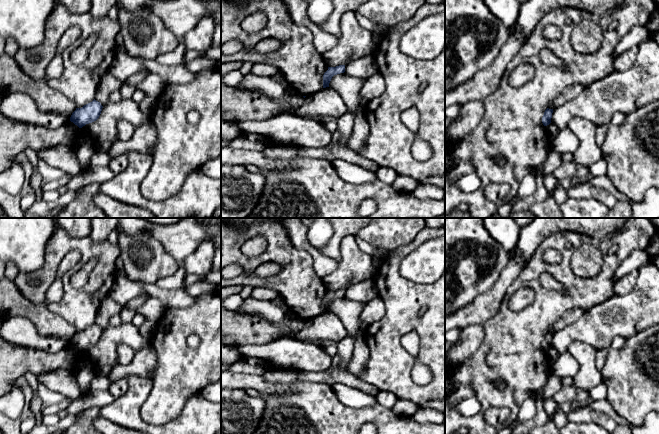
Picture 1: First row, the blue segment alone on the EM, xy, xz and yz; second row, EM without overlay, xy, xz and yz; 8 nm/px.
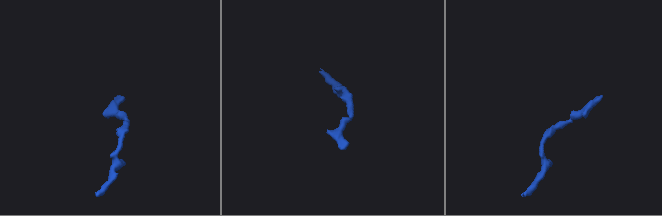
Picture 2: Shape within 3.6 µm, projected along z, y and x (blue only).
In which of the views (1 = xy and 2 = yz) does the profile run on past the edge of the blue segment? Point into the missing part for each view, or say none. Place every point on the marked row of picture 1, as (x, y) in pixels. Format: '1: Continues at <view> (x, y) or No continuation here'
1: No continuation here
2: No continuation here

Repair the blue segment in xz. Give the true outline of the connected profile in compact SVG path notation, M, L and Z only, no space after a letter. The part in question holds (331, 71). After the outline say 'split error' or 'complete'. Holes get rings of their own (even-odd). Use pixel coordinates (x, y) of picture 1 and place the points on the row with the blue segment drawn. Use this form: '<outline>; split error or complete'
M345 65L328 67L328 70L323 75L323 88L329 87L329 83L334 75L344 72L345 72Z; complete

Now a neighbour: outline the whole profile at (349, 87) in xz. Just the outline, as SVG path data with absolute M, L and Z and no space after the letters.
M345 73L334 75L329 83L329 87L337 91L344 100L347 110L355 113L352 133L347 141L347 146L358 153L363 147L365 140L370 133L370 125L366 118L365 111L359 111L359 93L365 80L352 77Z

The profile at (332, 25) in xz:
M332 0L334 10L327 20L318 25L319 28L336 38L340 36L340 19L342 15L349 11L356 11L358 6L366 0Z

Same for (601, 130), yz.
M600 125L596 128L596 143L600 147L604 143L608 127L609 125Z

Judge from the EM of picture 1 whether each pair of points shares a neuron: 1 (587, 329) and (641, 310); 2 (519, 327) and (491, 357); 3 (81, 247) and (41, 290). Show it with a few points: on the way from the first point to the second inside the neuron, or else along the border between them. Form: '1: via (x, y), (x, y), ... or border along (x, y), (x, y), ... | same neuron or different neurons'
1: via (600, 324), (624, 320), (628, 316) | same neuron
2: via (514, 335), (499, 350) | same neuron
3: via (66, 246), (53, 259), (46, 275) | same neuron

